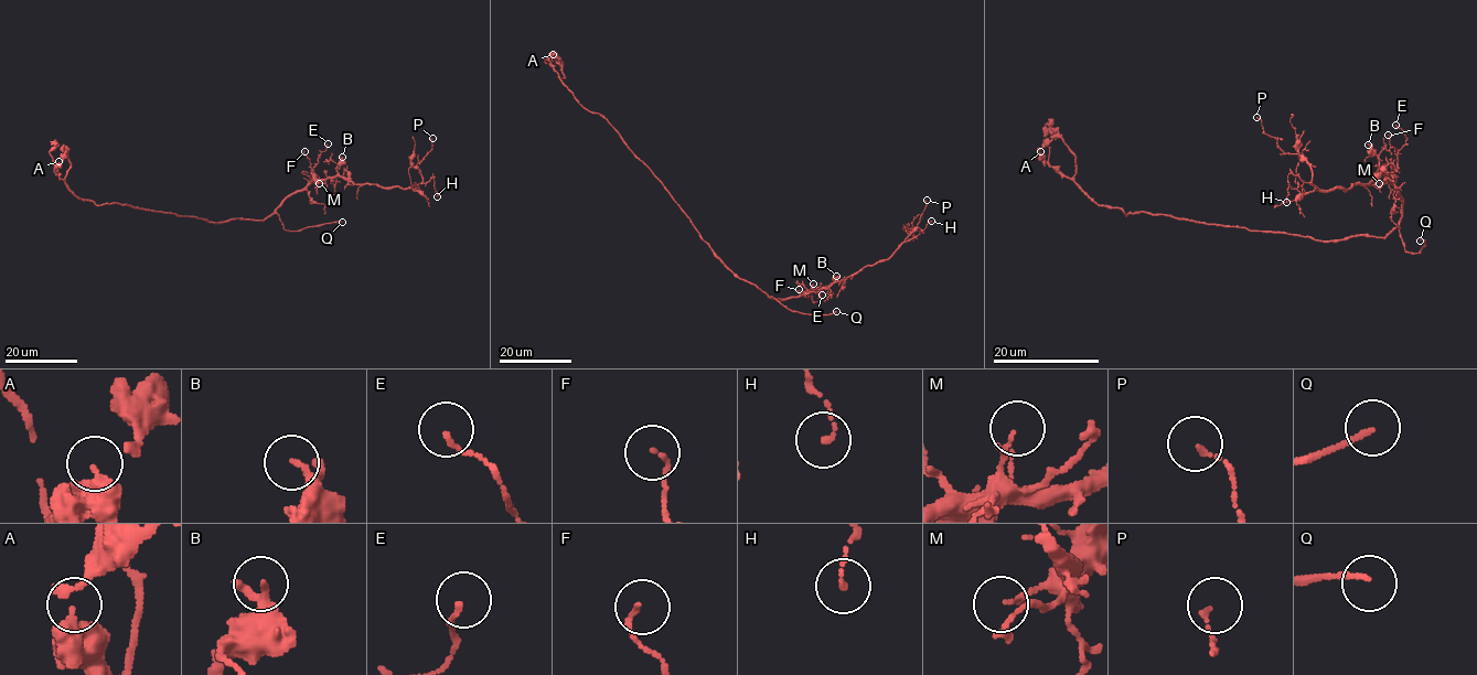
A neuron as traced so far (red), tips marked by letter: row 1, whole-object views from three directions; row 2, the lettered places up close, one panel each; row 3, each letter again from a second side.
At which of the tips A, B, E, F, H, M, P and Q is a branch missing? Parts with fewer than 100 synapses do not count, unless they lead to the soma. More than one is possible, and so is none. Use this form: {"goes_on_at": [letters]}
{"goes_on_at": ["Q"]}

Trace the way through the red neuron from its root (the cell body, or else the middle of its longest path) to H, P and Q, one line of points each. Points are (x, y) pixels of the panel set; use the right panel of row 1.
H: (1344, 237), (1383, 237), (1398, 224), (1401, 199), (1383, 173), (1329, 190), (1290, 173), (1286, 202)
P: (1344, 237), (1383, 237), (1401, 216), (1399, 190), (1381, 172), (1319, 190), (1309, 164), (1256, 117)
Q: (1344, 237), (1383, 237), (1398, 227), (1404, 248), (1413, 254), (1424, 247), (1425, 240), (1420, 240)

